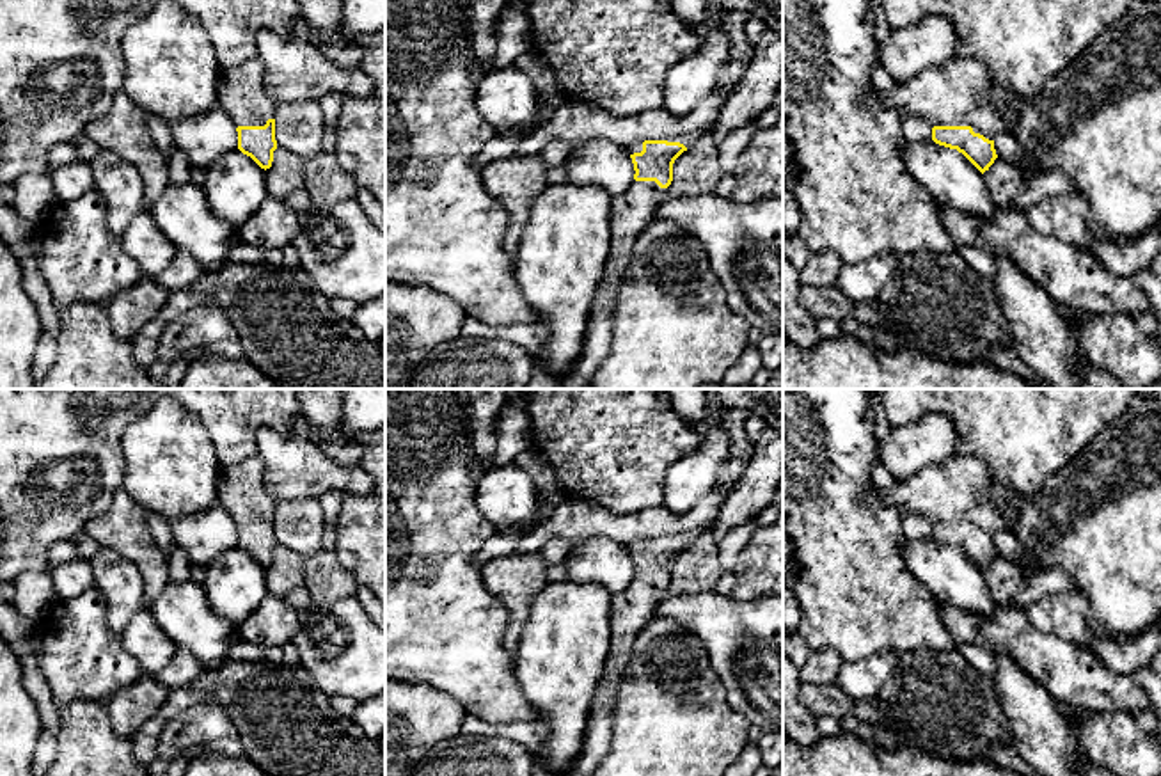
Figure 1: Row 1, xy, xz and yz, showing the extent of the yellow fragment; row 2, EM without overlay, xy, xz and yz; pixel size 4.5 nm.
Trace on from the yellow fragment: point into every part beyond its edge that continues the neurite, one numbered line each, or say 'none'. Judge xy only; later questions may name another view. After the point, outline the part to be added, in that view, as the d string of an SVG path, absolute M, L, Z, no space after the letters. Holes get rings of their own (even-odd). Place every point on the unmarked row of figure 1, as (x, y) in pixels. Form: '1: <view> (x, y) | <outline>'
1: xy (240, 490) | M257 455L220 471L217 481L217 504L234 524L265 524L275 517L275 501L265 487L265 467Z

